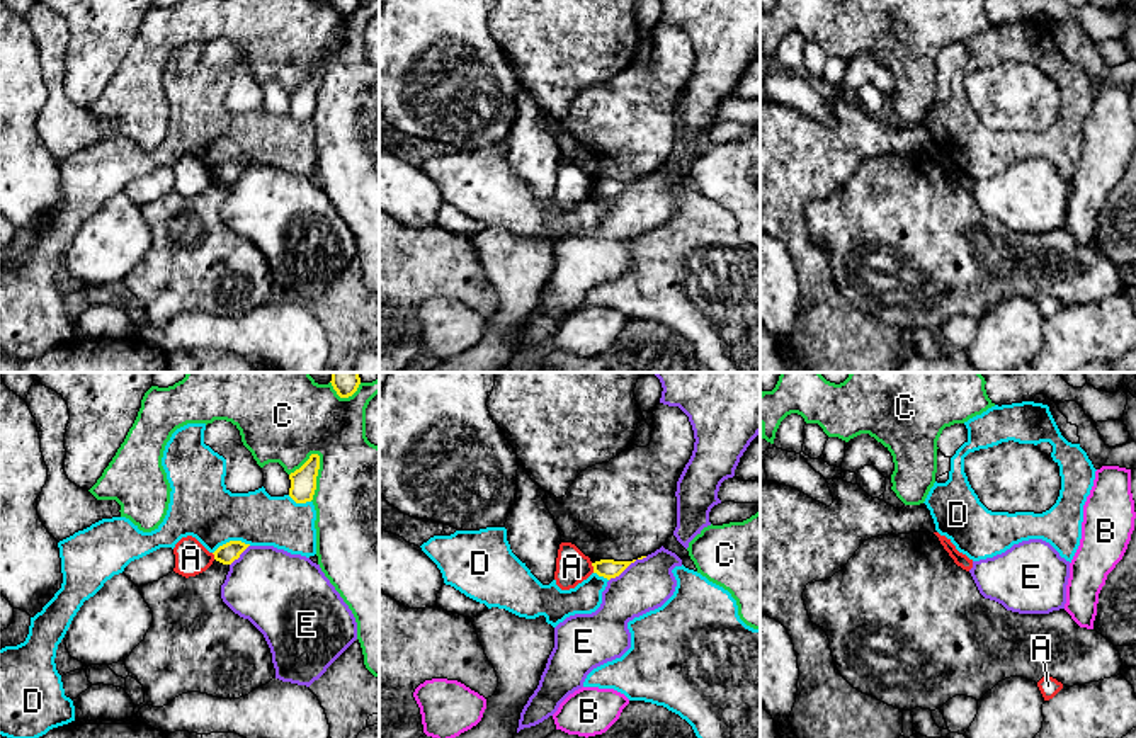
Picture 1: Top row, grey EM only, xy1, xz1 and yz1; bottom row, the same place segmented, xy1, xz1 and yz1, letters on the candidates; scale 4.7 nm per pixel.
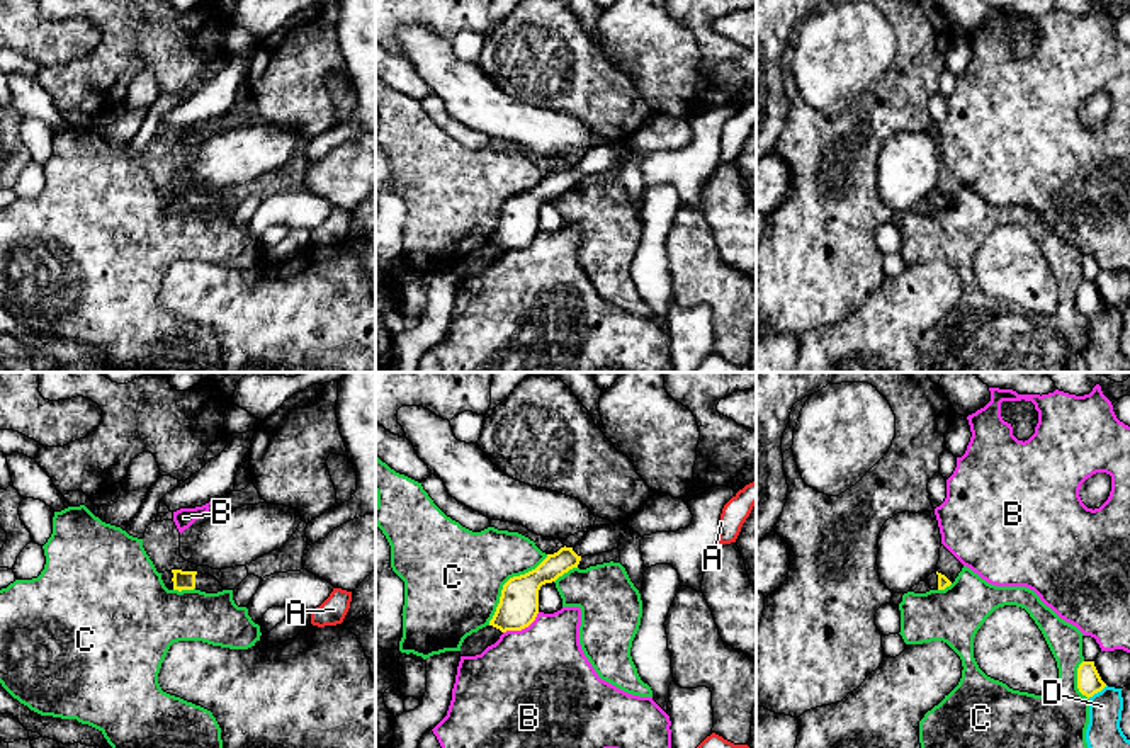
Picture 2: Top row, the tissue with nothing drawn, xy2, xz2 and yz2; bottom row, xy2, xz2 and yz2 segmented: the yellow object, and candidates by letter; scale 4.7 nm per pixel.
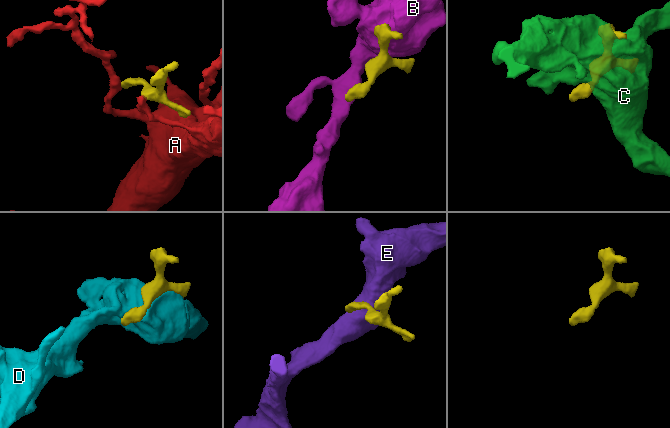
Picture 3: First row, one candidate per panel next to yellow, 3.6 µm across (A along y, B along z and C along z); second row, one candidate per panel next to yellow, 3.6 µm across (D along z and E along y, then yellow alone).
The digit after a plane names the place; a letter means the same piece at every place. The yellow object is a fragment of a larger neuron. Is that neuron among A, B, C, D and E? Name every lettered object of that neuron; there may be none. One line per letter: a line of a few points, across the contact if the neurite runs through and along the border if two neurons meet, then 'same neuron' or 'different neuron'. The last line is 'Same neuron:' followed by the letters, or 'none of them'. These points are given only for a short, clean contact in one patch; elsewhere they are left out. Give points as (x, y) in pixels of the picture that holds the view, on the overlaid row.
A: line xz1 (590, 563), (594, 572); different neuron
B: different neuron
C: different neuron
D: different neuron
E: line xz1 (647, 556), (631, 562), (609, 580); different neuron
Same neuron: none of them

